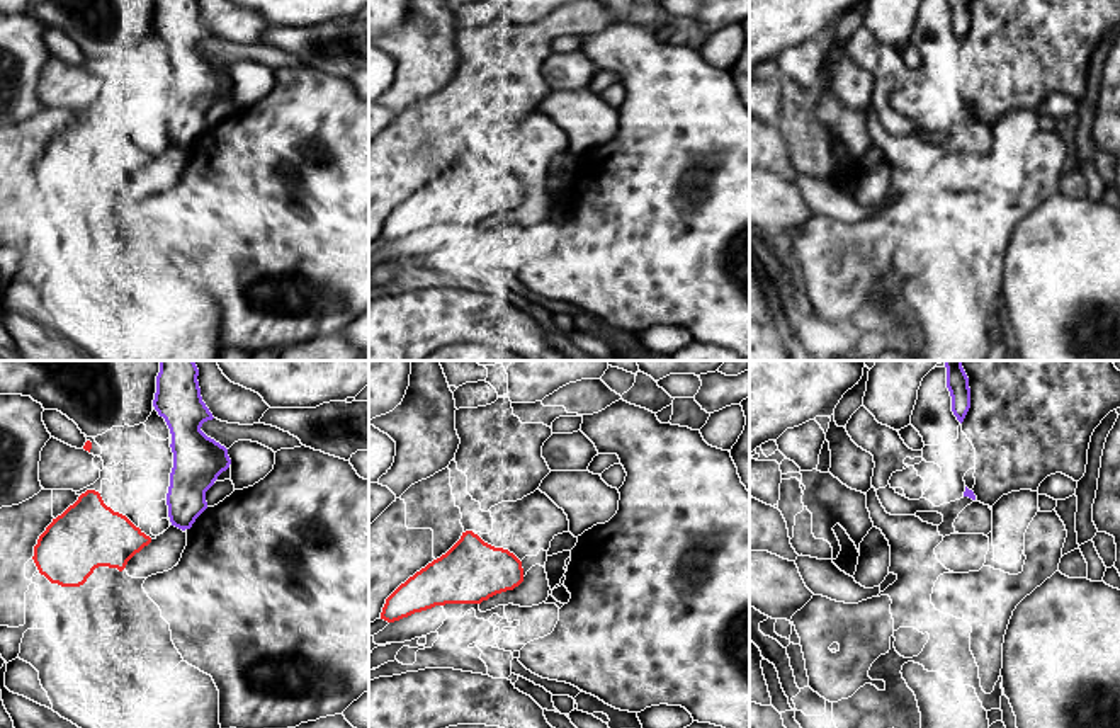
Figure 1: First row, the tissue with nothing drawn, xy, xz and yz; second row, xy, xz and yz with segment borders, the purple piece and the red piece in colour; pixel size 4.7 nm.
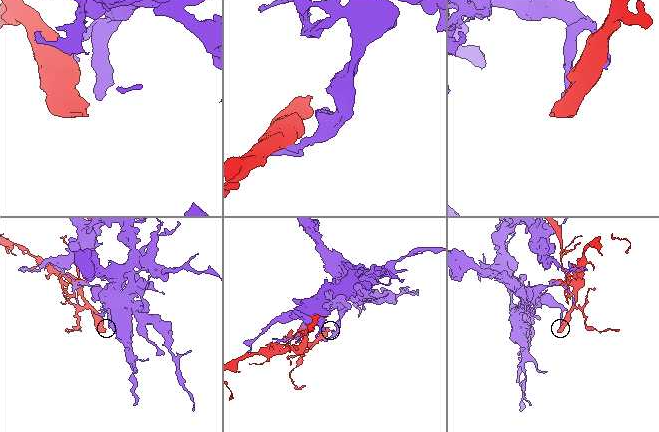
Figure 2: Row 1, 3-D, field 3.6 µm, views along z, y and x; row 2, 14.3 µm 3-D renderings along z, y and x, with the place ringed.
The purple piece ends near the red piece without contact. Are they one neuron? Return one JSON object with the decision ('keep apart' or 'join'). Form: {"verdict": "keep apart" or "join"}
{"verdict": "keep apart"}

